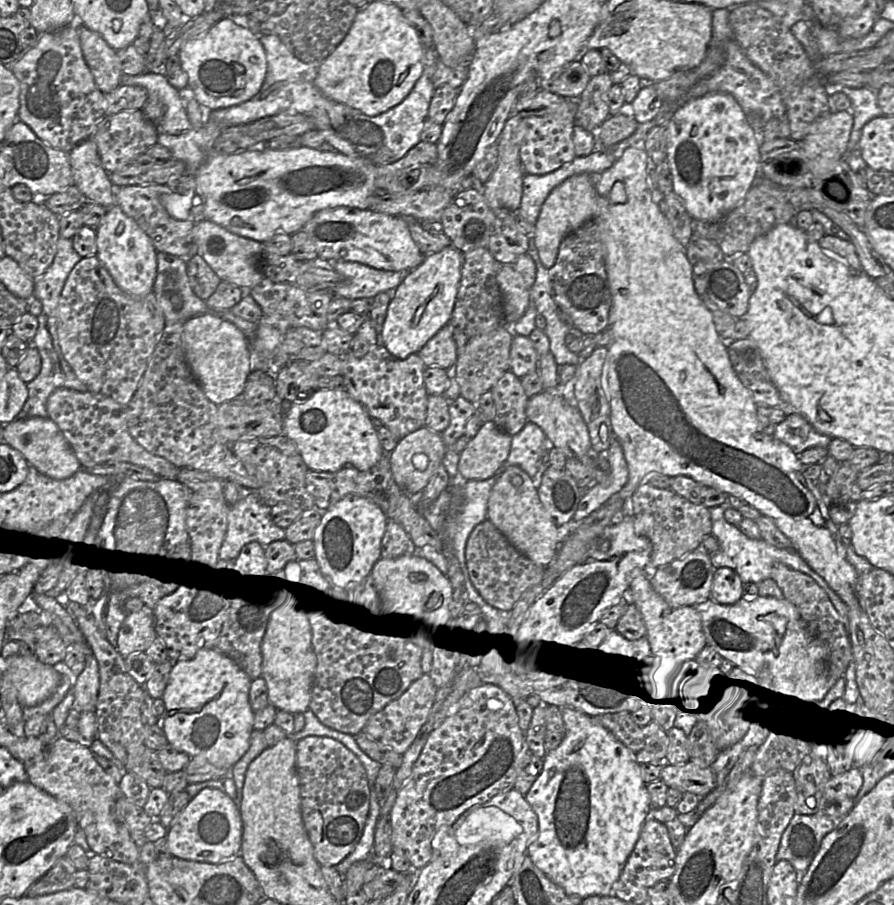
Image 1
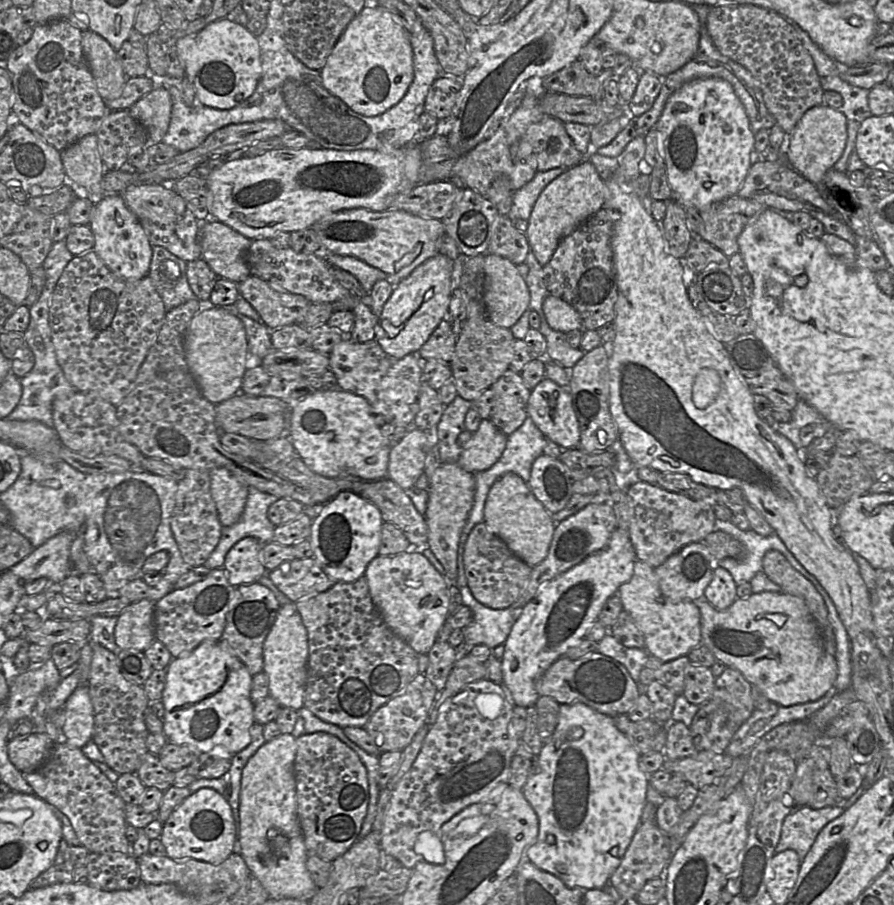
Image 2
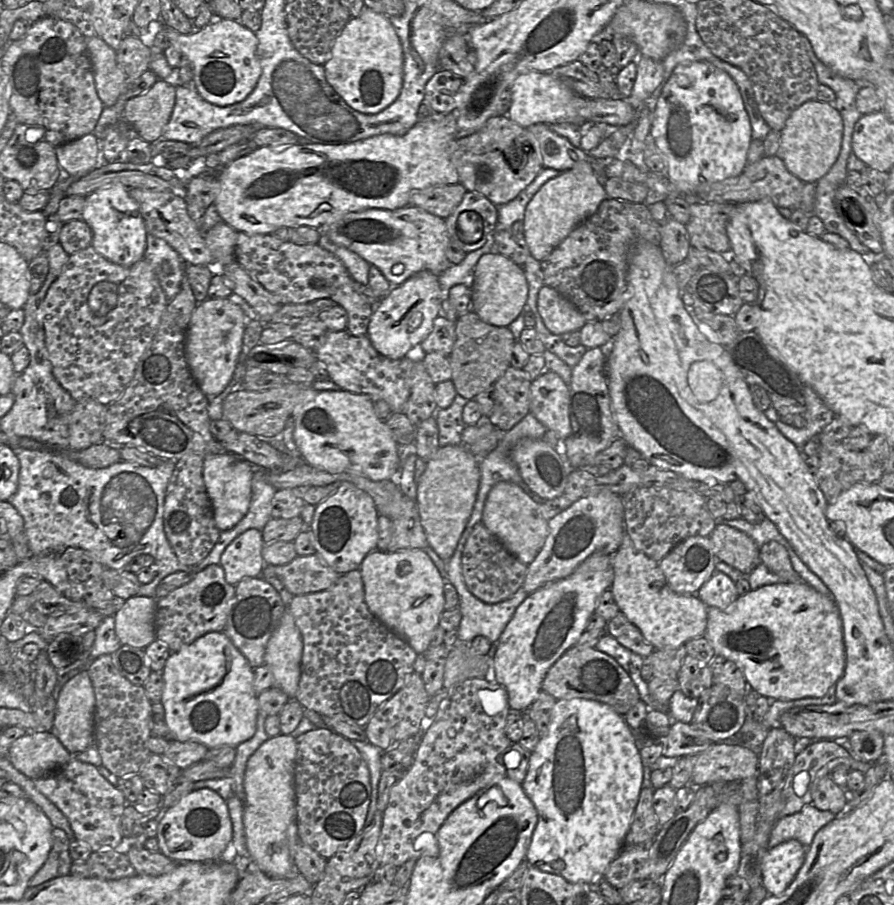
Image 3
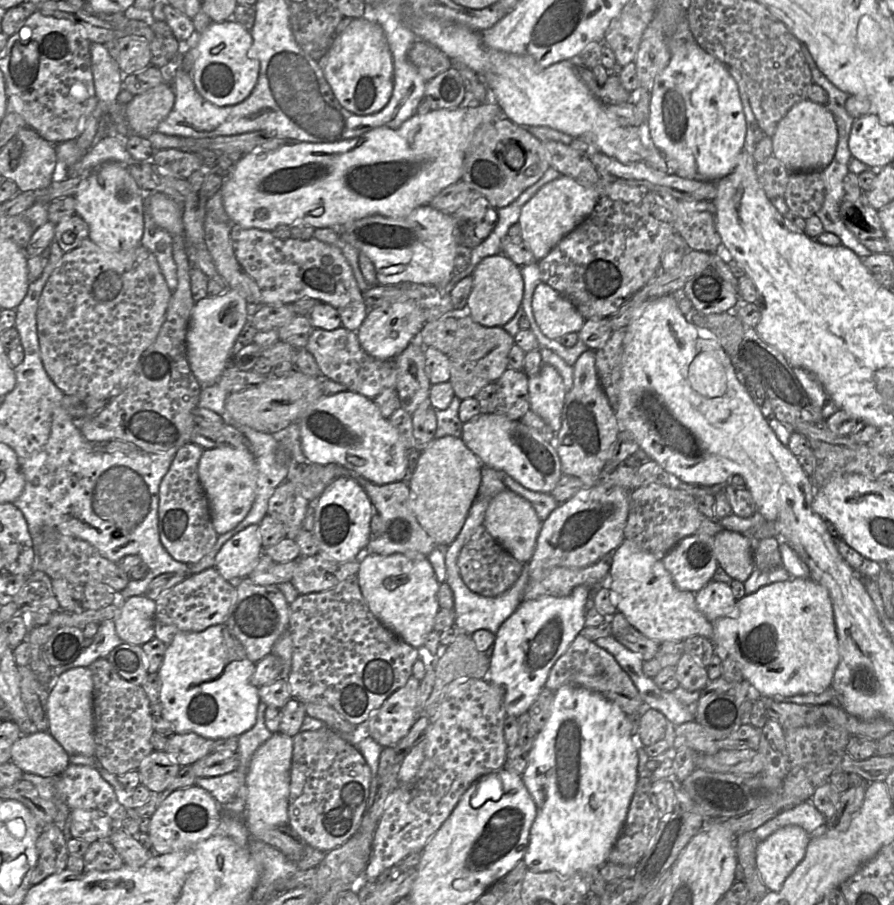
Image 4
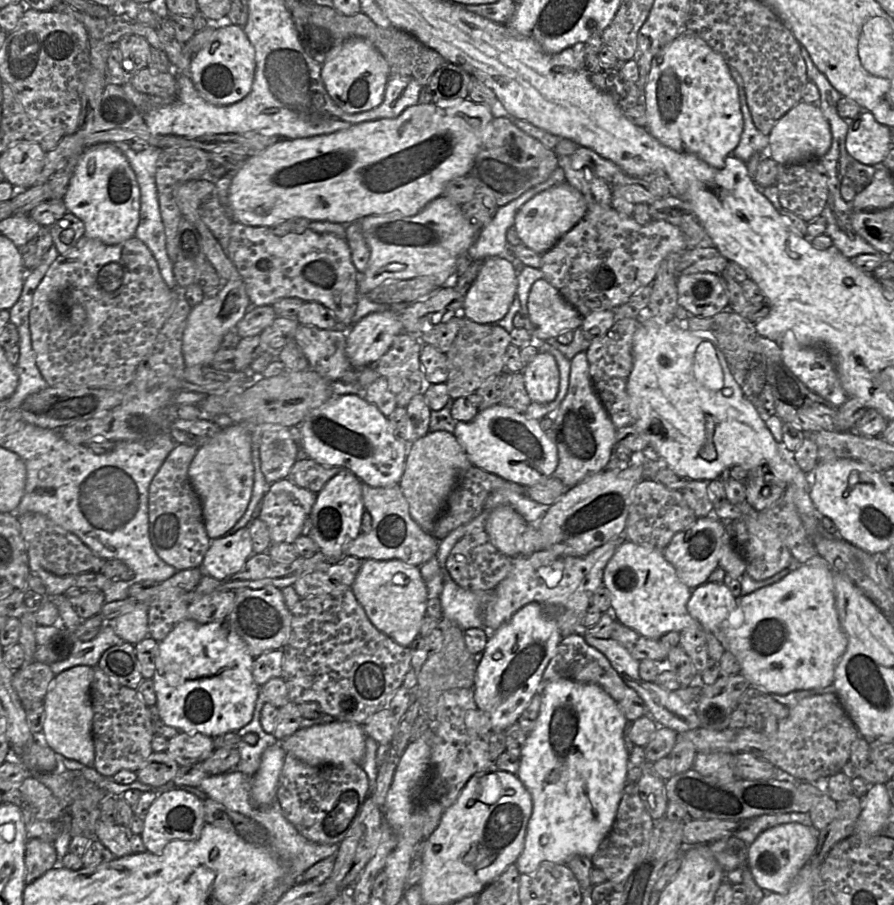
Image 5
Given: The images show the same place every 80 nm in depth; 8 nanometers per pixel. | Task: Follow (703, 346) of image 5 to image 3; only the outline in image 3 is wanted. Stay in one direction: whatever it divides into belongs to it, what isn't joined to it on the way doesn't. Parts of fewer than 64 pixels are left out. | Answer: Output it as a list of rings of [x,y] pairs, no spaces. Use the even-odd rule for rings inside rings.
[[[701,360],[691,364],[688,370],[688,385],[700,403],[714,400],[721,391],[722,372],[710,361]]]

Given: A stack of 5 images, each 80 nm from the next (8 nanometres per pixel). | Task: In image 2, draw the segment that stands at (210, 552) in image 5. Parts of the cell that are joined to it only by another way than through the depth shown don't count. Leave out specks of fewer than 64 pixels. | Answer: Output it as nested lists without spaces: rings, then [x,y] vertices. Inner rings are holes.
[[[245,537],[228,551],[223,568],[232,586],[257,582],[267,573],[262,563],[262,546],[256,538]]]

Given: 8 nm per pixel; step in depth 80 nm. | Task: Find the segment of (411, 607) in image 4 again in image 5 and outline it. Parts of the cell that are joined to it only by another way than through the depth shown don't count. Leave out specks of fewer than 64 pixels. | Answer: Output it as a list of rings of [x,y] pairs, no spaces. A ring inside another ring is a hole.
[[[365,559],[362,560],[351,589],[369,621],[396,643],[410,648],[413,640],[419,636],[428,601],[427,588],[419,567],[397,559]]]

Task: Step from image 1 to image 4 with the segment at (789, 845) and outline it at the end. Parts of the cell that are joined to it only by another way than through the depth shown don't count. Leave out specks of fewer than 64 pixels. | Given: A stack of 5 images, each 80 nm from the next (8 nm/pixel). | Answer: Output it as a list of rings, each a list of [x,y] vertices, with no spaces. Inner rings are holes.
[[[804,802],[792,809],[785,810],[771,818],[753,831],[757,841],[765,840],[775,831],[786,826],[800,826],[809,835],[827,830],[827,821],[823,814],[812,804]]]

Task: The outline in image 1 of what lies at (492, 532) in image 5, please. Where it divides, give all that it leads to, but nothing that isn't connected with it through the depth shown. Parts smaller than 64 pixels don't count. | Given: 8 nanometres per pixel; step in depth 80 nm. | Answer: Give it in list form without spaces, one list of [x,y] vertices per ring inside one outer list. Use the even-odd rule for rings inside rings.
[[[510,466],[497,479],[487,505],[487,519],[533,563],[546,568],[562,542],[560,527],[544,509],[531,477],[518,466]]]

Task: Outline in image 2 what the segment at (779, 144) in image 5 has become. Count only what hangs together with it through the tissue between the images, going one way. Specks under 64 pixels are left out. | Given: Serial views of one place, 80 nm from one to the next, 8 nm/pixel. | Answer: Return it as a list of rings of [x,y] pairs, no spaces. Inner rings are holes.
[[[825,104],[808,109],[788,138],[785,157],[788,164],[802,177],[818,184],[825,173],[839,160],[847,142],[847,120],[841,110]]]

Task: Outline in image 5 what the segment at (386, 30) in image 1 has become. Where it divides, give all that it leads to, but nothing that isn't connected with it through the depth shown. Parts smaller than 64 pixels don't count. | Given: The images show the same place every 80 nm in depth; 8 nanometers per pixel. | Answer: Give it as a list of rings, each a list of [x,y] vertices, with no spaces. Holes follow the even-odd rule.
[[[347,39],[339,49],[333,49],[321,65],[324,87],[334,103],[344,112],[368,111],[383,101],[389,78],[389,66],[381,53],[366,39]]]

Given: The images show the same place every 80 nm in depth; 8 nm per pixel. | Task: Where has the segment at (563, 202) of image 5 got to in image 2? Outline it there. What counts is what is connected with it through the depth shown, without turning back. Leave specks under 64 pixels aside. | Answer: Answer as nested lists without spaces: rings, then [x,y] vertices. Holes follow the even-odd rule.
[[[587,161],[564,171],[544,188],[533,207],[526,231],[530,249],[542,267],[549,263],[559,242],[597,213],[605,199],[605,182]]]

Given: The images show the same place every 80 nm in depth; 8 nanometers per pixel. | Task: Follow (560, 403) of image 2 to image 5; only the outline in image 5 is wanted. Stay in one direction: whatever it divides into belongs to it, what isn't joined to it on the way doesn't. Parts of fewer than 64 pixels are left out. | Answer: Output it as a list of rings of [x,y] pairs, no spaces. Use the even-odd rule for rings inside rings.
[[[538,351],[534,359],[524,366],[522,374],[531,401],[546,404],[556,398],[559,370],[551,354]]]

